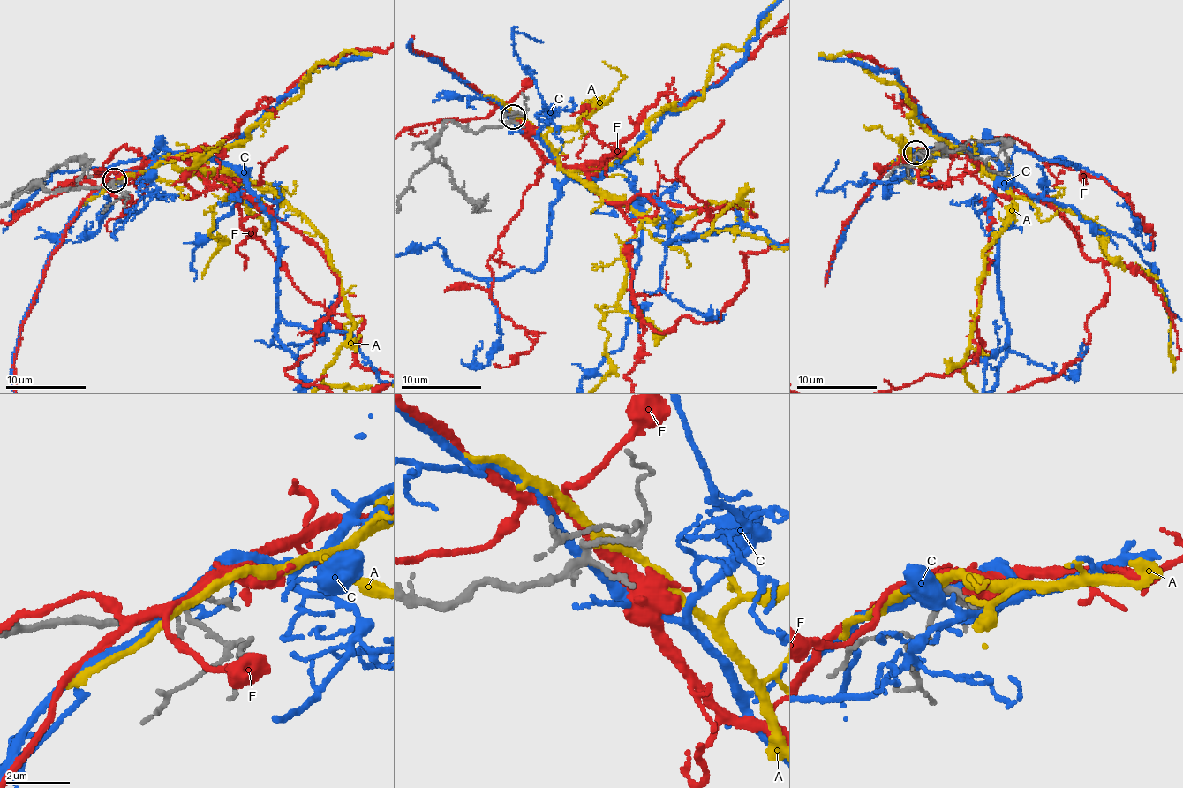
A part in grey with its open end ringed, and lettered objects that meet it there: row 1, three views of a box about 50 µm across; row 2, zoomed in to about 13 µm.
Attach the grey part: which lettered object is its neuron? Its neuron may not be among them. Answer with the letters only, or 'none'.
A

